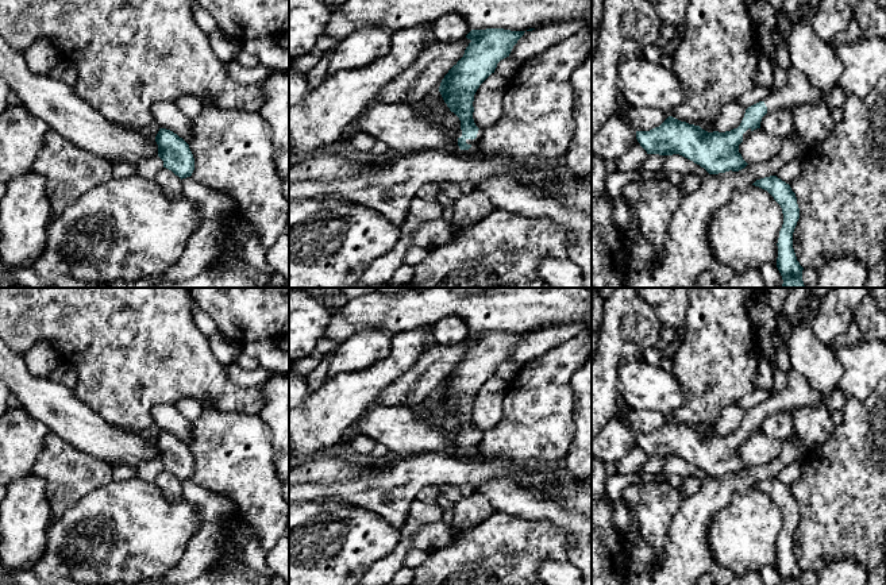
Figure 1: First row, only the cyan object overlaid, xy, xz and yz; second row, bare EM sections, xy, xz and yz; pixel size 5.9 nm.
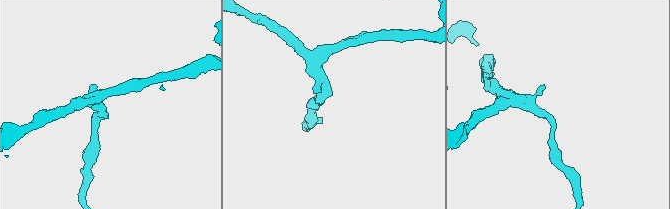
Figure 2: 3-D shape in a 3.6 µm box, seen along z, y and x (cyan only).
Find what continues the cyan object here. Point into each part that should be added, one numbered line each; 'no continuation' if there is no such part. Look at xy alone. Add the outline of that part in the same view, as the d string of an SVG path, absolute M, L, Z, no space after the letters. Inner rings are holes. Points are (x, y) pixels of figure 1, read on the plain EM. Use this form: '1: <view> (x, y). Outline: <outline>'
no continuation

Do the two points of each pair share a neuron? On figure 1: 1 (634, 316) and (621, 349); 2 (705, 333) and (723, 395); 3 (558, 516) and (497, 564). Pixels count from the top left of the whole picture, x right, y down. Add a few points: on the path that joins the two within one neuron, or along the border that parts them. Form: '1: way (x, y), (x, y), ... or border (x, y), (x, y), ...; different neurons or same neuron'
1: way (630, 324), (621, 341); same neuron
2: way (717, 347), (717, 380); same neuron
3: border (519, 516), (561, 526), (569, 534), (569, 547); different neurons

